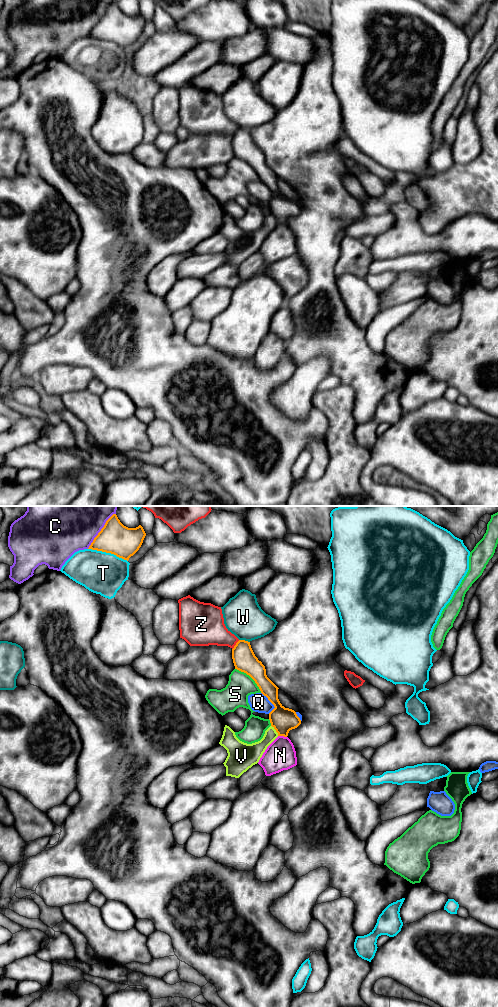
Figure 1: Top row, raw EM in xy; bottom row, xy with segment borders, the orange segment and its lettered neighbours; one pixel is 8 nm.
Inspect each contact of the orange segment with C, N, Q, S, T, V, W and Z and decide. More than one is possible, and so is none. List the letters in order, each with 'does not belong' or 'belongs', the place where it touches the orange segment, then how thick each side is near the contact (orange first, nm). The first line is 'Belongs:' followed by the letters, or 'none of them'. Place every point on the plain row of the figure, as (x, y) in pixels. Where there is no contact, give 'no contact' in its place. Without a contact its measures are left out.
Belongs: none of them
C: does not belong; contact xy (101, 18); calibres 260 and 320 nm
N: does not belong; contact xy (282, 223); calibres 200 and 240 nm
Q: does not belong; contact xy (271, 190); calibres 200 and 150 nm
S: does not belong; contact xy (250, 164); calibres 190 and 200 nm
T: does not belong; contact xy (108, 40); calibres 260 and 340 nm
V: does not belong; contact xy (275, 217); calibres 200 and 140 nm
W: does not belong; contact xy (244, 128); calibres 190 and 320 nm
Z: does not belong; contact xy (235, 133); calibres 190 and 260 nm

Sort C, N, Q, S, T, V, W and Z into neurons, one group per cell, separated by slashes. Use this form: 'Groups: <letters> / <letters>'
Groups: C / N / Q / S / T / V / W / Z

